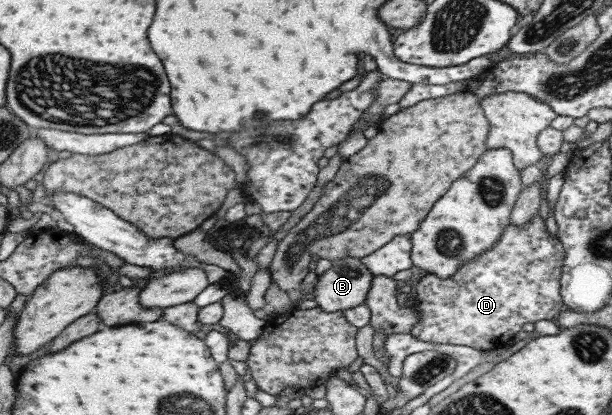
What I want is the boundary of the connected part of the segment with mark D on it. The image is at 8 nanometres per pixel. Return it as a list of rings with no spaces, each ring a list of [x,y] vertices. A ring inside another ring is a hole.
[[[540,213],[522,227],[510,223],[492,249],[460,265],[456,273],[452,273],[452,277],[440,279],[434,273],[427,273],[422,277],[416,287],[417,299],[414,303],[420,308],[420,321],[412,327],[411,334],[426,343],[468,345],[486,351],[507,346],[512,337],[522,329],[522,325],[536,323],[540,319],[552,320],[565,309],[560,295],[564,256],[560,239],[548,233]]]

